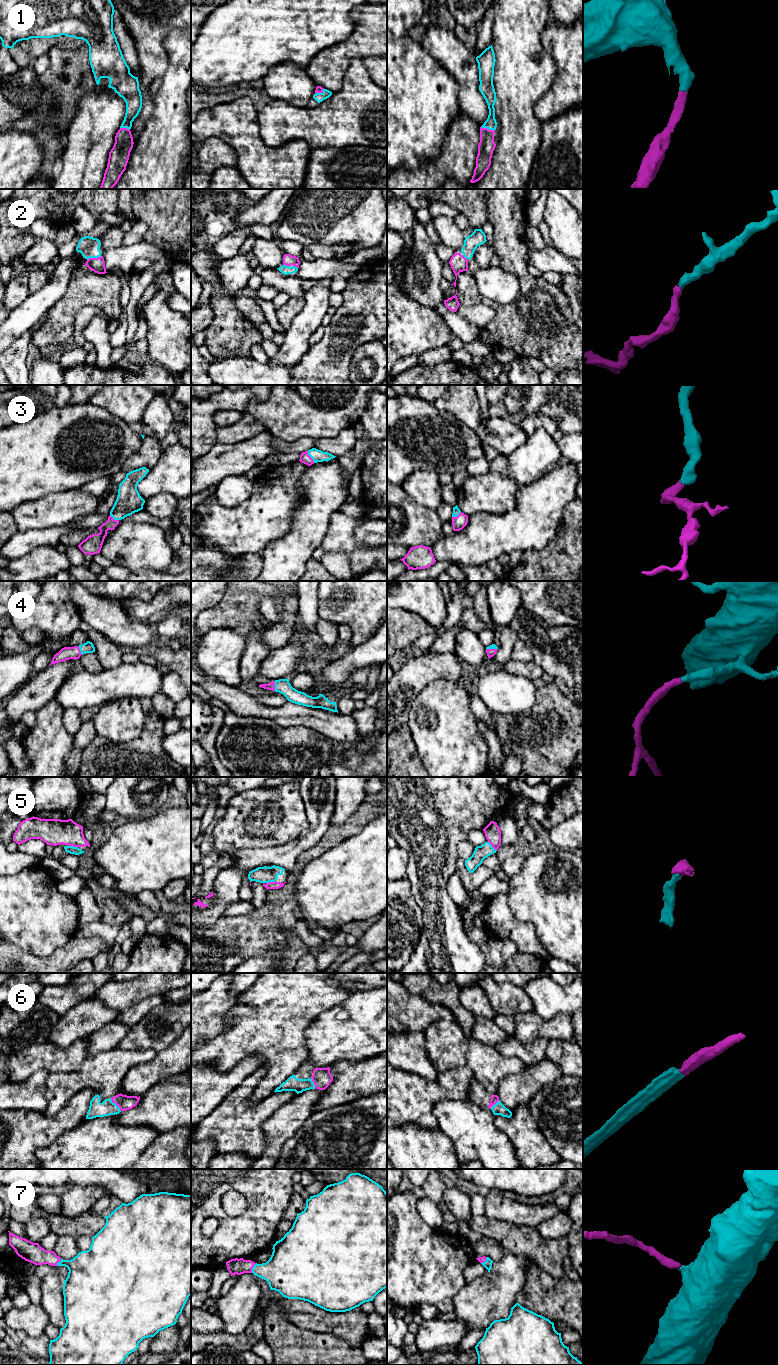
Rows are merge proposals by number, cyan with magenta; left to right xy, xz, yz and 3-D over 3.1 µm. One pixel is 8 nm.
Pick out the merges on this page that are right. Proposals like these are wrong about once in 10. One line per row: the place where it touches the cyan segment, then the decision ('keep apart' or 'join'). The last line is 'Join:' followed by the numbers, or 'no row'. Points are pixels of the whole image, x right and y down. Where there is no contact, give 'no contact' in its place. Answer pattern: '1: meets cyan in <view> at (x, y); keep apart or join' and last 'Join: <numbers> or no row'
1: meets cyan in yz at (488, 128); join
2: meets cyan in xy at (94, 257); join
3: meets cyan in xz at (310, 456); join
4: meets cyan in xz at (275, 686); join
5: meets cyan in xy at (72, 846); join
6: meets cyan in xy at (116, 1105); join
7: meets cyan in xz at (252, 1268); join
Join: 1, 2, 3, 4, 5, 6, 7

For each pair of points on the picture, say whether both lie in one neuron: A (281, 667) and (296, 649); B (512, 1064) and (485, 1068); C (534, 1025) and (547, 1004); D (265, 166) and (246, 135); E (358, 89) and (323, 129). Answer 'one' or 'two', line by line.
A: one
B: one
C: two
D: one
E: one

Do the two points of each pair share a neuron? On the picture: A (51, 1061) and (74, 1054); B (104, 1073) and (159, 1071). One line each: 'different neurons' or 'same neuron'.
A: same neuron
B: different neurons

